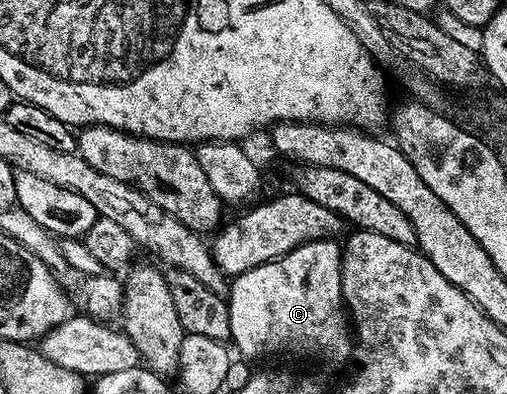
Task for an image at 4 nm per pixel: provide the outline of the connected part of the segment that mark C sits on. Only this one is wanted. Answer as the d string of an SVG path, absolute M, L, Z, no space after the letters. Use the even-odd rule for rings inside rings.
M339 240L307 241L286 255L267 261L242 275L231 278L226 293L230 311L230 341L241 358L264 357L267 353L301 353L304 357L325 357L328 361L347 362L352 356L354 337L342 295Z

